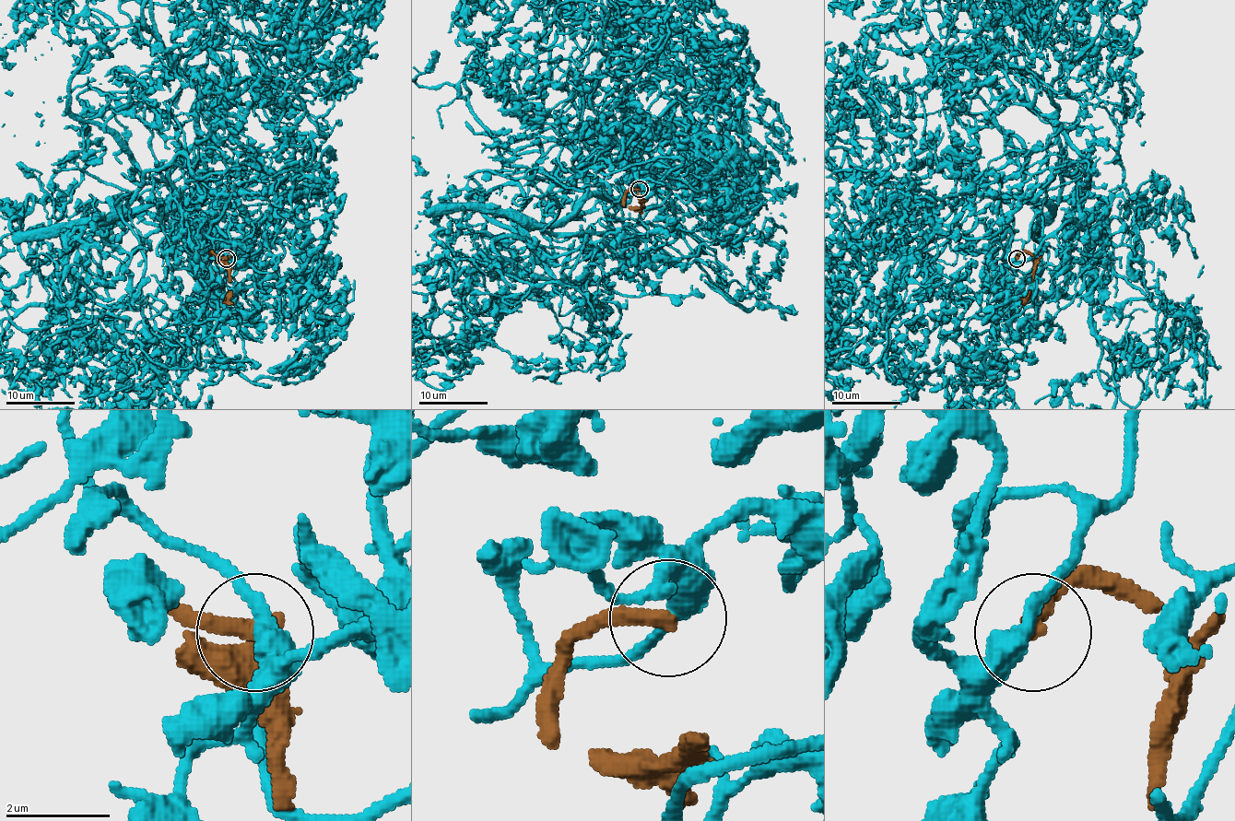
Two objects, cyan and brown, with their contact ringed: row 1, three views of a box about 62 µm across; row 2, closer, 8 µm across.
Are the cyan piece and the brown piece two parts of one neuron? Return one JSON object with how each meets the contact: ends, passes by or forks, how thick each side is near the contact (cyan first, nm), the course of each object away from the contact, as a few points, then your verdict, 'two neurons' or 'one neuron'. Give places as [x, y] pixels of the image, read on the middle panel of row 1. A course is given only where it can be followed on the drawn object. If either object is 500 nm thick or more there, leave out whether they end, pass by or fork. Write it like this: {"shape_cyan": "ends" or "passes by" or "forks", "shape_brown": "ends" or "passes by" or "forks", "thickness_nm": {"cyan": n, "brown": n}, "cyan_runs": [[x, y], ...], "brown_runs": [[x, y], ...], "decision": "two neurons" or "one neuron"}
{"shape_cyan": "passes by", "shape_brown": "ends", "thickness_nm": {"cyan": 360, "brown": 340}, "cyan_runs": [[640, 189], [676, 170], [676, 237], [629, 259], [598, 178], [476, 170], [447, 193], [473, 243]], "brown_runs": [[640, 189], [632, 189], [624, 195], [624, 205], [641, 205], [644, 202], [641, 199], [646, 193]], "decision": "two neurons"}

